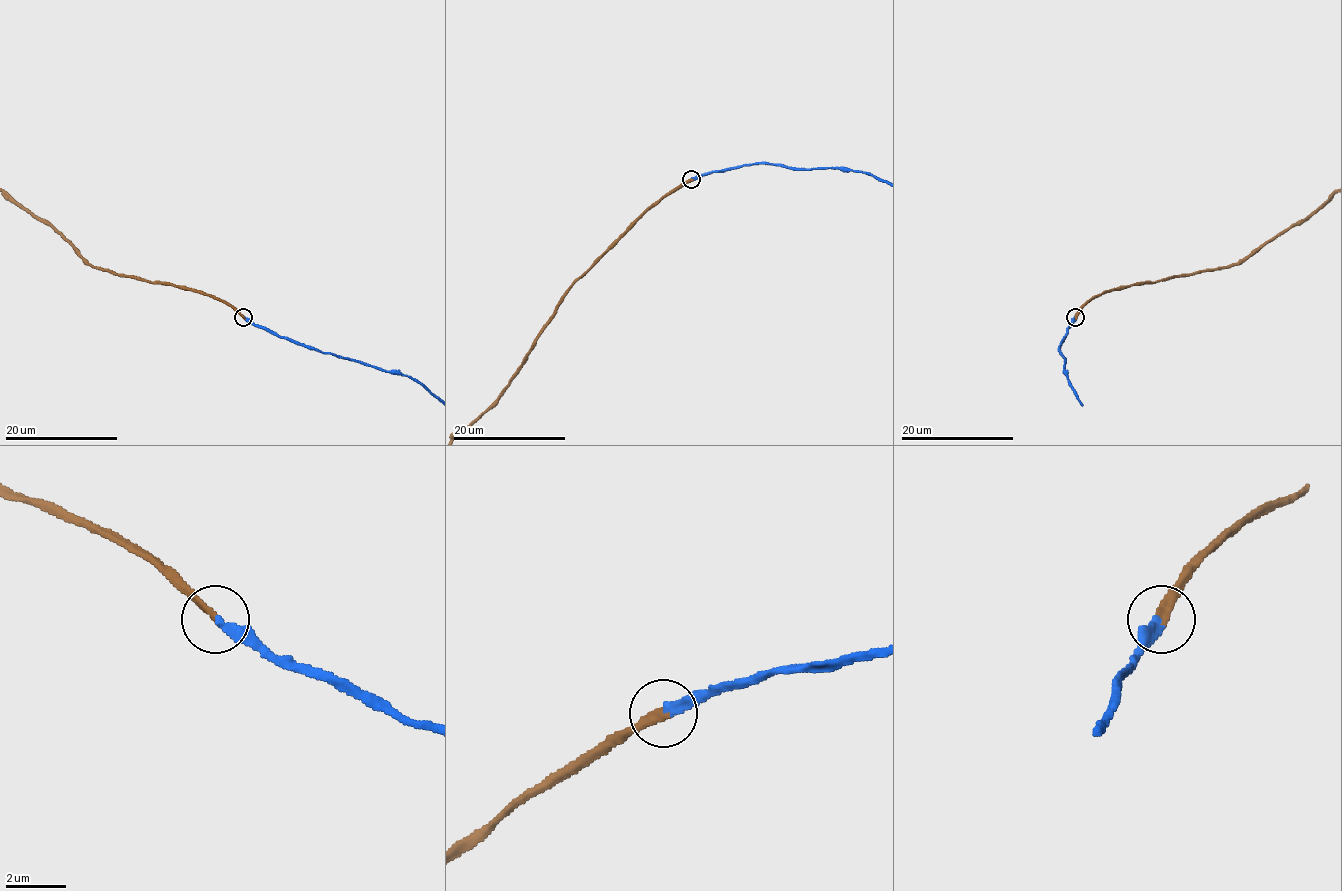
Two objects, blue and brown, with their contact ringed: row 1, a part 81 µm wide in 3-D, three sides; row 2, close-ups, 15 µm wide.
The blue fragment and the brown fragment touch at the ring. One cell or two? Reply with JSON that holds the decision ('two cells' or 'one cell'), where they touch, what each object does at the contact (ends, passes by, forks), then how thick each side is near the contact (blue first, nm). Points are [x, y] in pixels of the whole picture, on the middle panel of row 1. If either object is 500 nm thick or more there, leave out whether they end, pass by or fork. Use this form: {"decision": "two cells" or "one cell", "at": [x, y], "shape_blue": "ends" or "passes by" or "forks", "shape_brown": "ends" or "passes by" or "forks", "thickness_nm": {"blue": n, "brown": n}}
{"decision": "one cell", "at": [691, 179], "shape_blue": "ends", "shape_brown": "ends", "thickness_nm": {"blue": 280, "brown": 240}}

